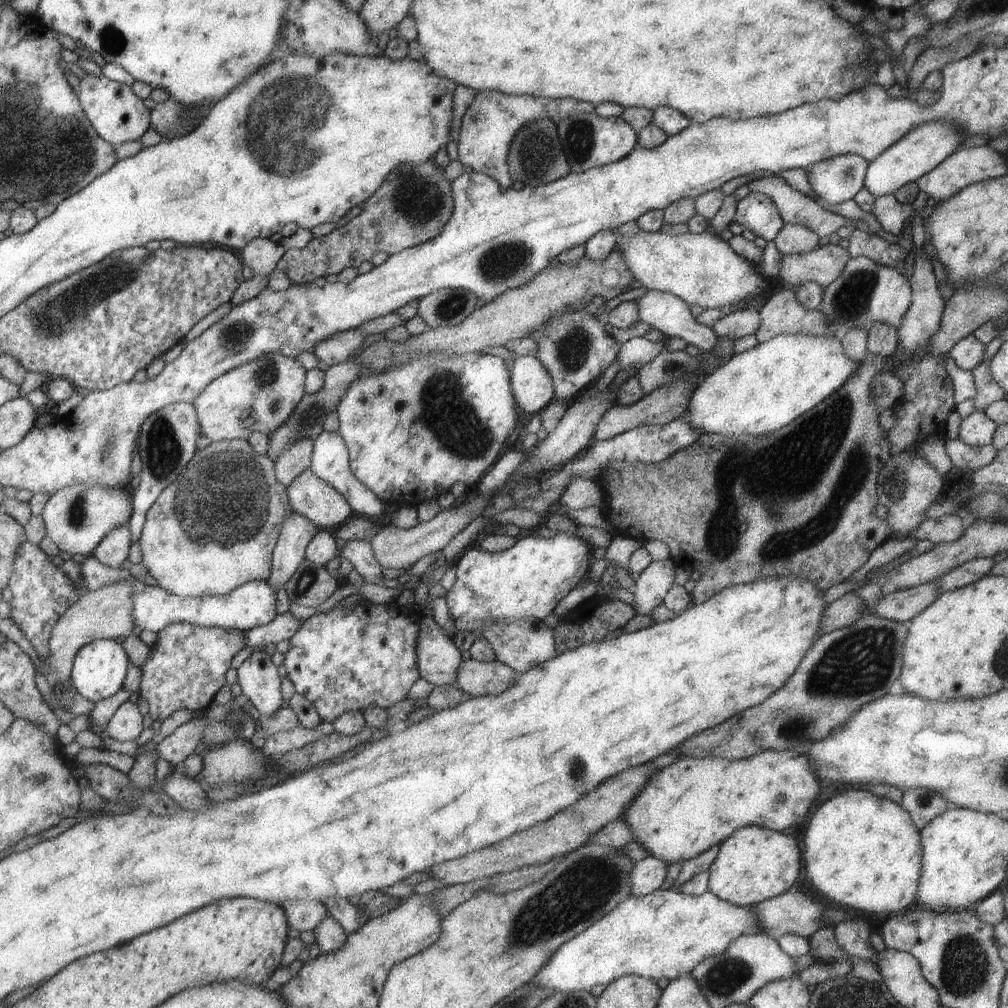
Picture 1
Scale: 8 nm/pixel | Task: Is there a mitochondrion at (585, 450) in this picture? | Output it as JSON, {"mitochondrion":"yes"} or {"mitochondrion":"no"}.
{"mitochondrion":"no"}

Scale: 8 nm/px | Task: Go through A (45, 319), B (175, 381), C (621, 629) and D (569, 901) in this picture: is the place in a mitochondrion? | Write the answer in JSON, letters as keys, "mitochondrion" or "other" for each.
{"A":"mitochondrion","B":"other","C":"other","D":"mitochondrion"}

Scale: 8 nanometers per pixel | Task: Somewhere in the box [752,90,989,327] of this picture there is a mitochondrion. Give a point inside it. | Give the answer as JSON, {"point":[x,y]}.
{"point":[849,301]}

